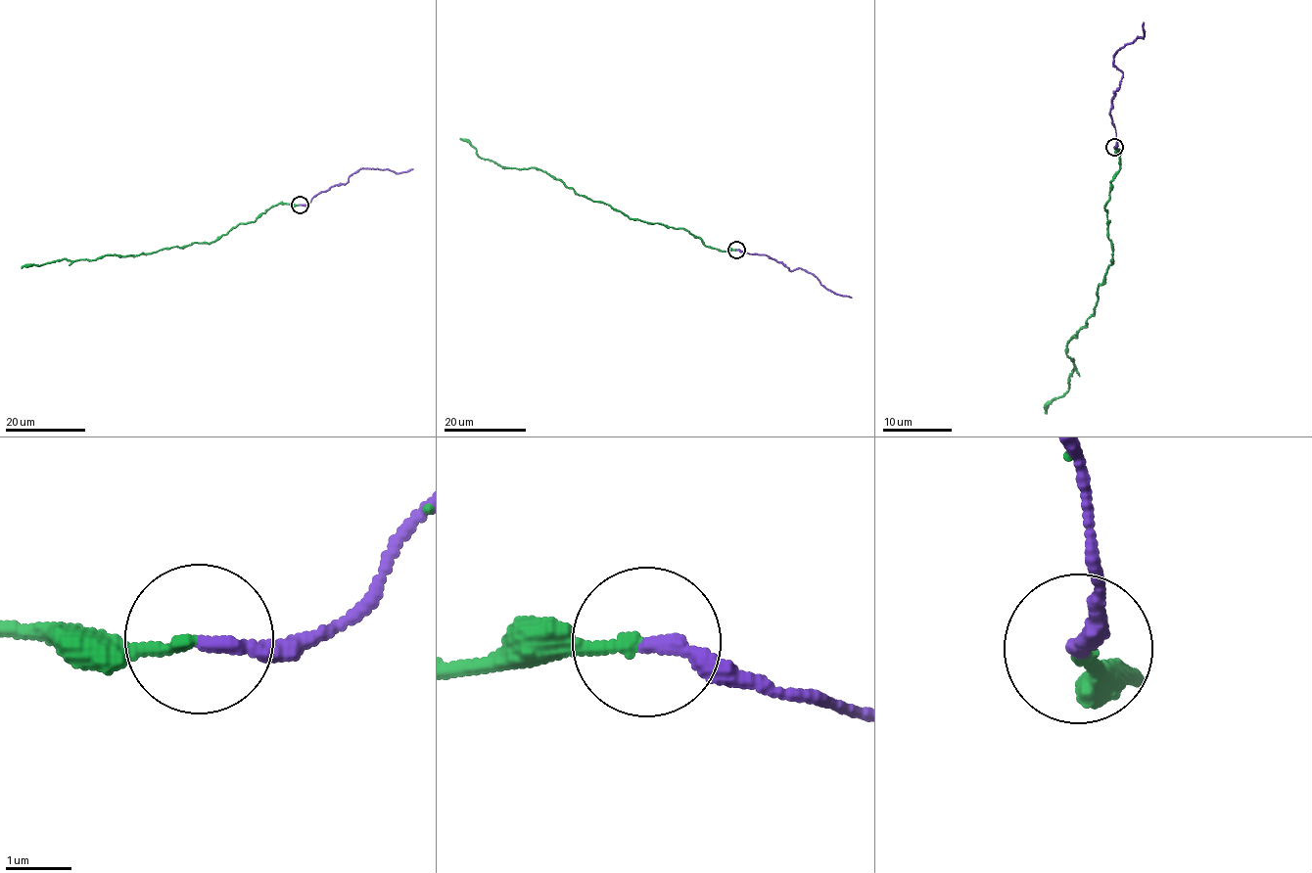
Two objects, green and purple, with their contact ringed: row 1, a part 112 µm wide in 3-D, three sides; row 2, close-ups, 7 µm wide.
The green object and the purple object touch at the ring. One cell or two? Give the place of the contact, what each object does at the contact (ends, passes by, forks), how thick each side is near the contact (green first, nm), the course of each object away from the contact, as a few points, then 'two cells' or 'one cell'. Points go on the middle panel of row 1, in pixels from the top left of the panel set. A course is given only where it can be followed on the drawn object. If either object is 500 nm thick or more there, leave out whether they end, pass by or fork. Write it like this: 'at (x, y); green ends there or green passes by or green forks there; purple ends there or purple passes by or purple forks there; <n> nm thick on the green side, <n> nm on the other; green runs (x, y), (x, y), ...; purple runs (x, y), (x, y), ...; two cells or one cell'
at (736, 250); green ends there; purple ends there; 170 nm thick on the green side, 220 nm on the other; green runs (736, 249), (720, 251), (682, 228), (633, 220), (535, 167), (505, 168), (482, 159), (459, 138); purple runs (736, 249), (767, 254), (791, 270), (800, 268), (811, 272), (827, 289), (852, 298); one cell

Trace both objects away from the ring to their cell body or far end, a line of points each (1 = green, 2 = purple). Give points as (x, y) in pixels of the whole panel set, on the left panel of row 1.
1: (300, 205), (273, 206), (256, 220), (238, 224), (209, 243), (195, 243), (134, 255), (62, 259), (21, 268)
2: (300, 205), (305, 205), (319, 193), (348, 182), (350, 175), (363, 168), (398, 172), (413, 169)

